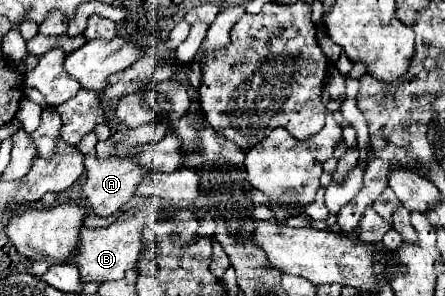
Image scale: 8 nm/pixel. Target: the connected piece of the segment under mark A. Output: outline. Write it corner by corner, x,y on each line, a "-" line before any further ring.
85,155
85,169
87,179
83,183
83,195
89,201
91,209
101,217
109,217
115,211
119,211
135,195
135,187
139,187
141,179
149,173
145,167
139,167
139,163
131,163
131,159
123,157
99,159
97,155

